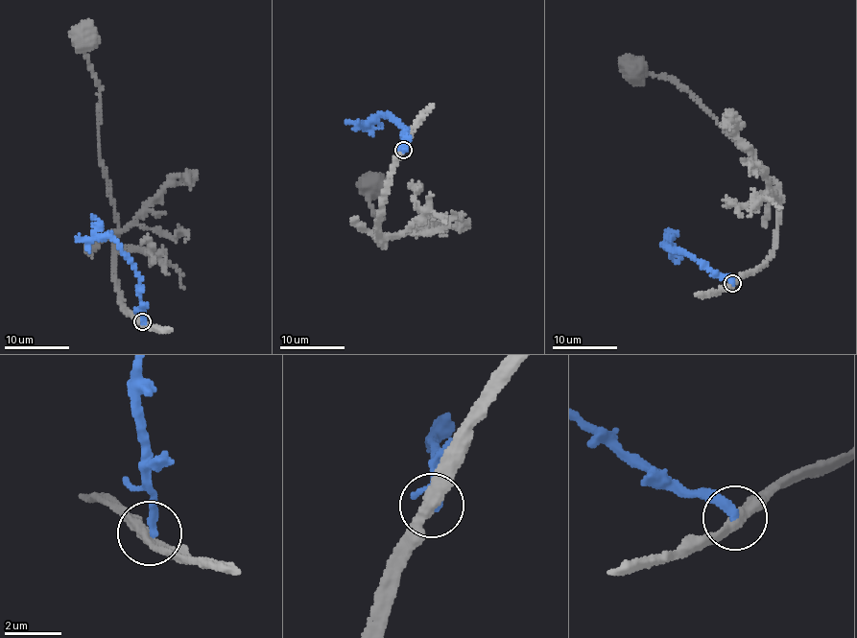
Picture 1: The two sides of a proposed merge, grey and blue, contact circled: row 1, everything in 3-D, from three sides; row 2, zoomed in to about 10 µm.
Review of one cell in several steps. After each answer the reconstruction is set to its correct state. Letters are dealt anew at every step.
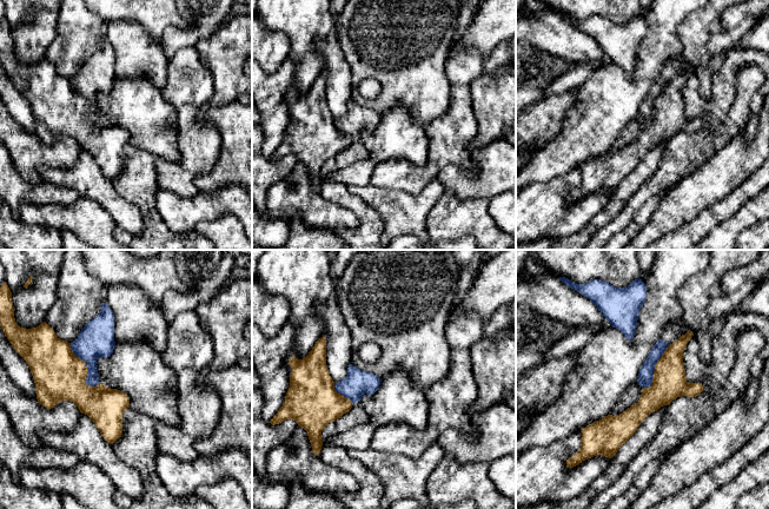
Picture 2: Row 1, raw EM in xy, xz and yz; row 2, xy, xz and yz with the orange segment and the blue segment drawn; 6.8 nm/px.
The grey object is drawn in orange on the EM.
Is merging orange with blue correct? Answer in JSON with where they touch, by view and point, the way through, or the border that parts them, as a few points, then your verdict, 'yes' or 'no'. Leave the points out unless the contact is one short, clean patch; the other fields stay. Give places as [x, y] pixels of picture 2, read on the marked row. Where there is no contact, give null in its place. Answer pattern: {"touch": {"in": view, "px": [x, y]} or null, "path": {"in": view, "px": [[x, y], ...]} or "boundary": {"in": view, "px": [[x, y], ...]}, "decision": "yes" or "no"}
{"touch": {"in": "xy", "px": [86, 368]}, "boundary": {"in": "xy", "px": [[70, 344], [73, 352], [85, 363], [85, 382], [95, 387]]}, "decision": "no"}

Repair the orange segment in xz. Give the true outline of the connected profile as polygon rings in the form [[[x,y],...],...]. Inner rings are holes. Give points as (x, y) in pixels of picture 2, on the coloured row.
[[[323,336],[317,341],[312,350],[303,359],[297,359],[292,355],[289,365],[292,368],[290,375],[290,388],[285,396],[285,402],[278,412],[270,421],[272,425],[286,419],[293,419],[307,432],[312,451],[318,455],[321,450],[321,431],[329,424],[349,412],[352,402],[338,394],[334,389],[327,365],[326,365],[326,338]]]

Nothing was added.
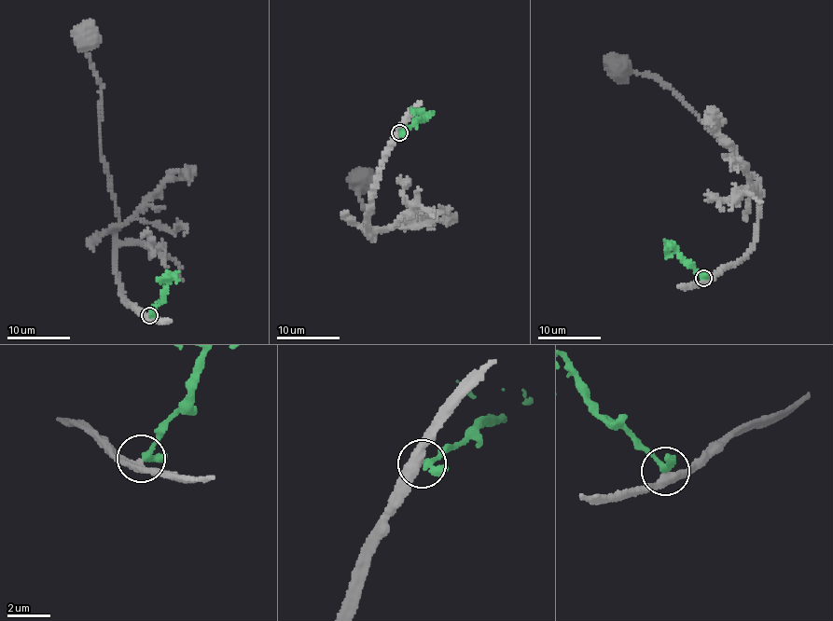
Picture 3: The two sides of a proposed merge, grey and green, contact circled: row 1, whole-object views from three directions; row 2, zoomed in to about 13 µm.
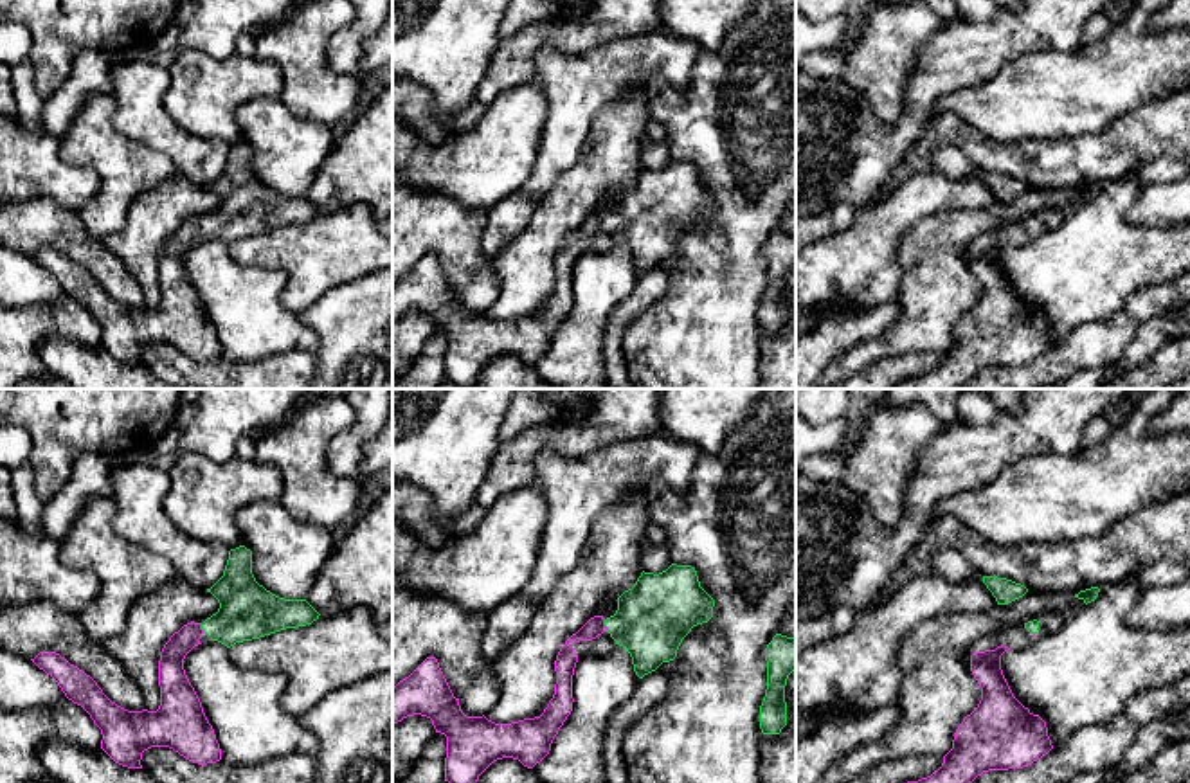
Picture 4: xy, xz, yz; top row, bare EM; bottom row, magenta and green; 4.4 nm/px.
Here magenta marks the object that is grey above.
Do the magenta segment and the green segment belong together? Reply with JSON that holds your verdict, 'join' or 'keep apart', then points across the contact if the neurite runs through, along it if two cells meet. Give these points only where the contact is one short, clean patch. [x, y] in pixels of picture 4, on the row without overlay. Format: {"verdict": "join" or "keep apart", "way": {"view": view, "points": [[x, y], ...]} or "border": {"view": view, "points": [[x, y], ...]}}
{"verdict": "join", "way": {"view": "xy", "points": [[171, 272], [171, 252], [200, 225], [227, 224], [247, 207]]}}

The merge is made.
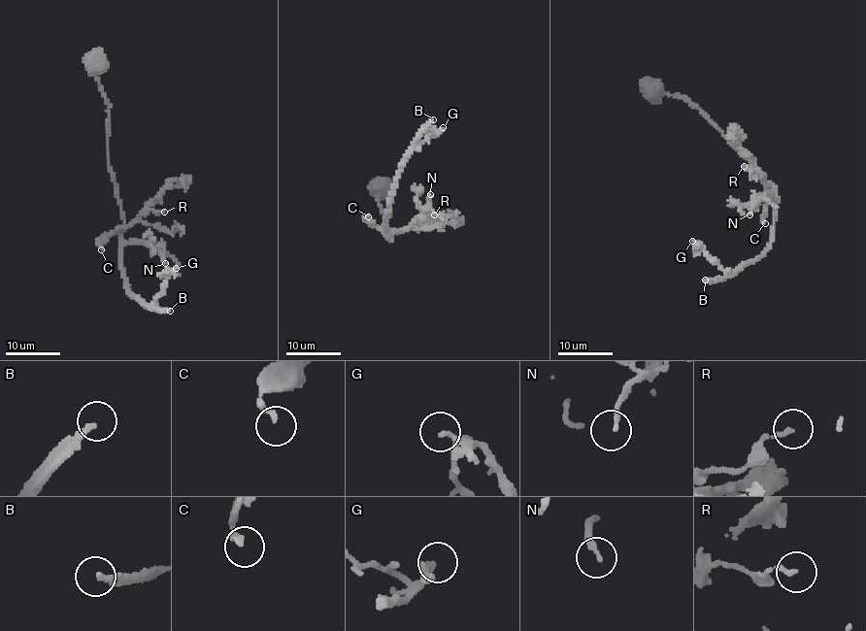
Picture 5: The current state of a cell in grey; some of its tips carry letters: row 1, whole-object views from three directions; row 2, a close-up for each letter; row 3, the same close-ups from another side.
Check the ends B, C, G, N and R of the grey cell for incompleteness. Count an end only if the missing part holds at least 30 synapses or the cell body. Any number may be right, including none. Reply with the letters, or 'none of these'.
B

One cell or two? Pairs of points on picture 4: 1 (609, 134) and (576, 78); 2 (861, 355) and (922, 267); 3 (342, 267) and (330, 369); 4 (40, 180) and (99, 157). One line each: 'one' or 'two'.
1: two
2: one
3: two
4: two

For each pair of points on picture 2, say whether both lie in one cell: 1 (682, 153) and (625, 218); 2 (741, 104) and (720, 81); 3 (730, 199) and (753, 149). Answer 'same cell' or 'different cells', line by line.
1: same cell
2: different cells
3: different cells

